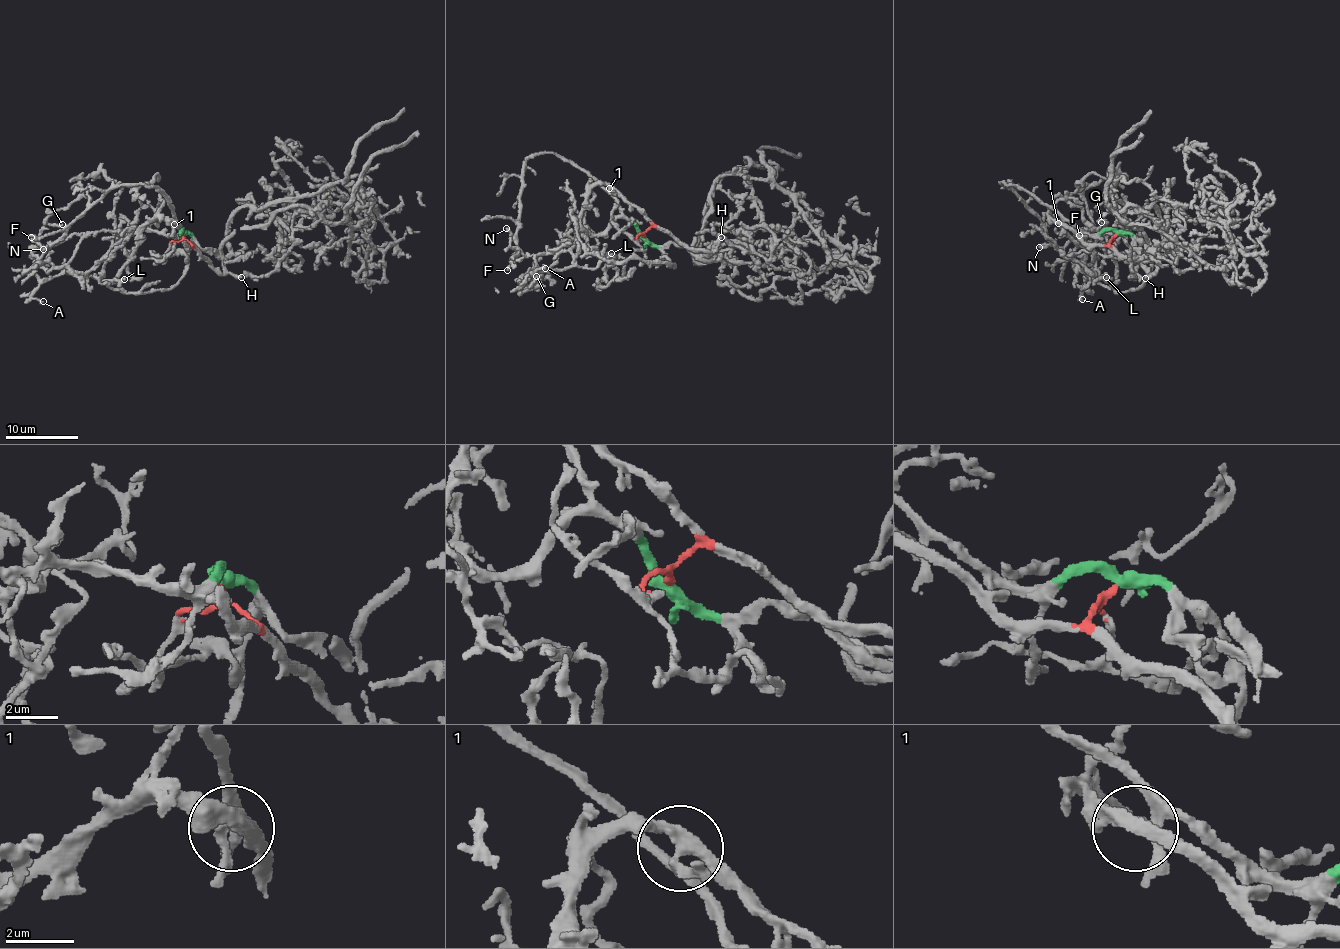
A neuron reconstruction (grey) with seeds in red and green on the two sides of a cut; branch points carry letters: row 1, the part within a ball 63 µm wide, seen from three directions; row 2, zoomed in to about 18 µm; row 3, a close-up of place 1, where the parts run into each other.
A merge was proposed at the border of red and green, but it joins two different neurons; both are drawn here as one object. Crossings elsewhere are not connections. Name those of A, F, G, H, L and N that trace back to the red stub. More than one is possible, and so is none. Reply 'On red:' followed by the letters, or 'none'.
On red: A, H, L

